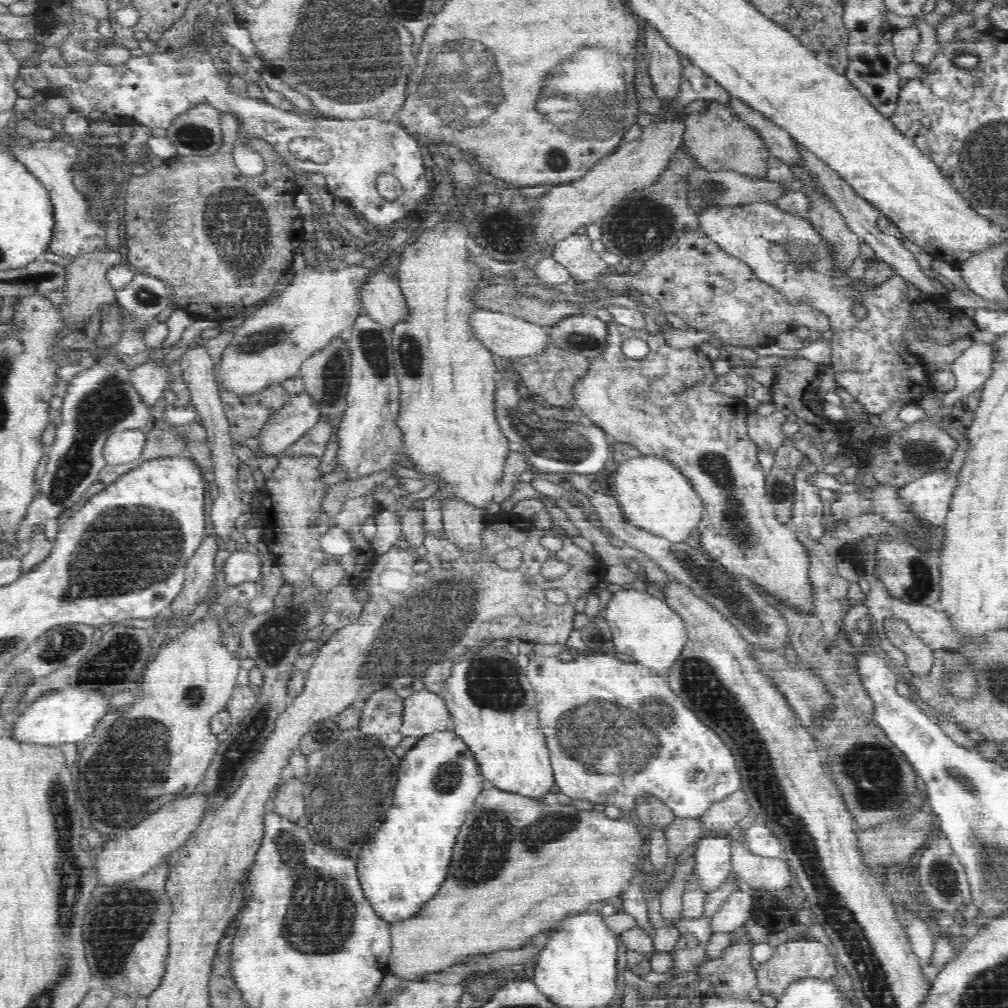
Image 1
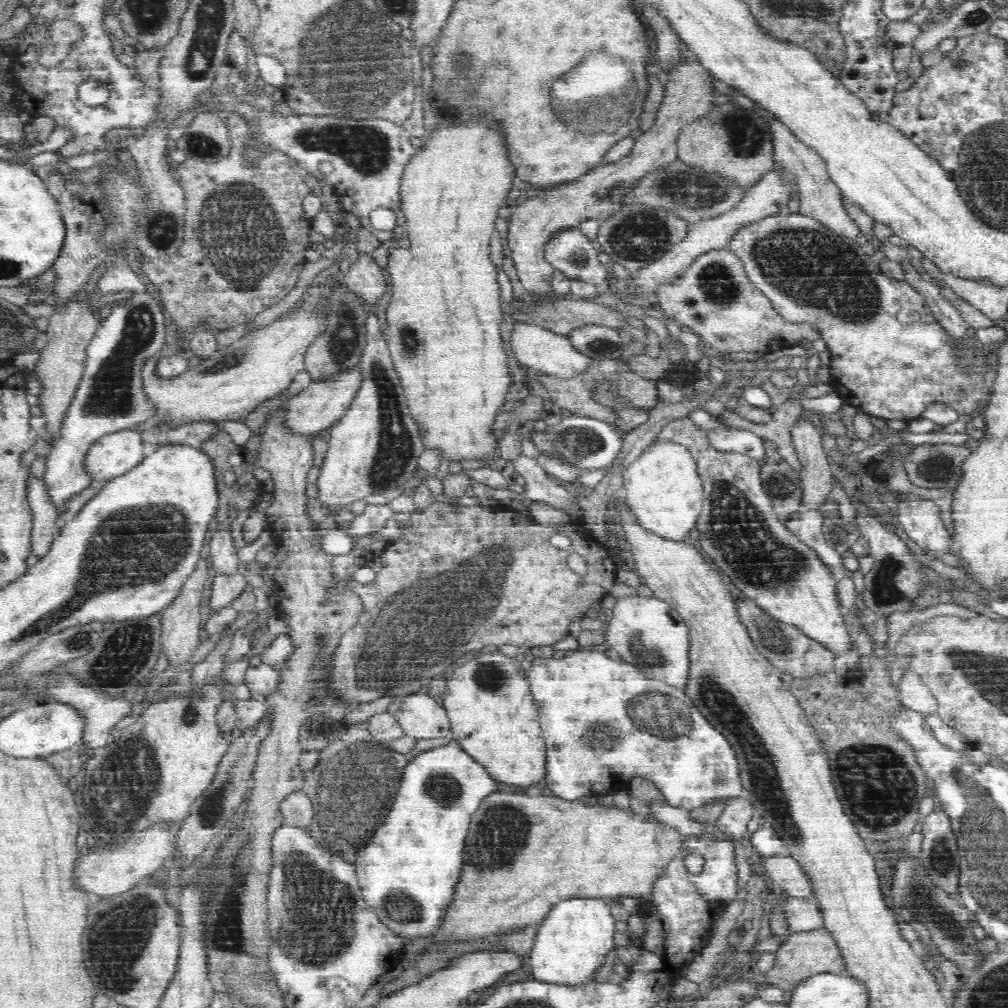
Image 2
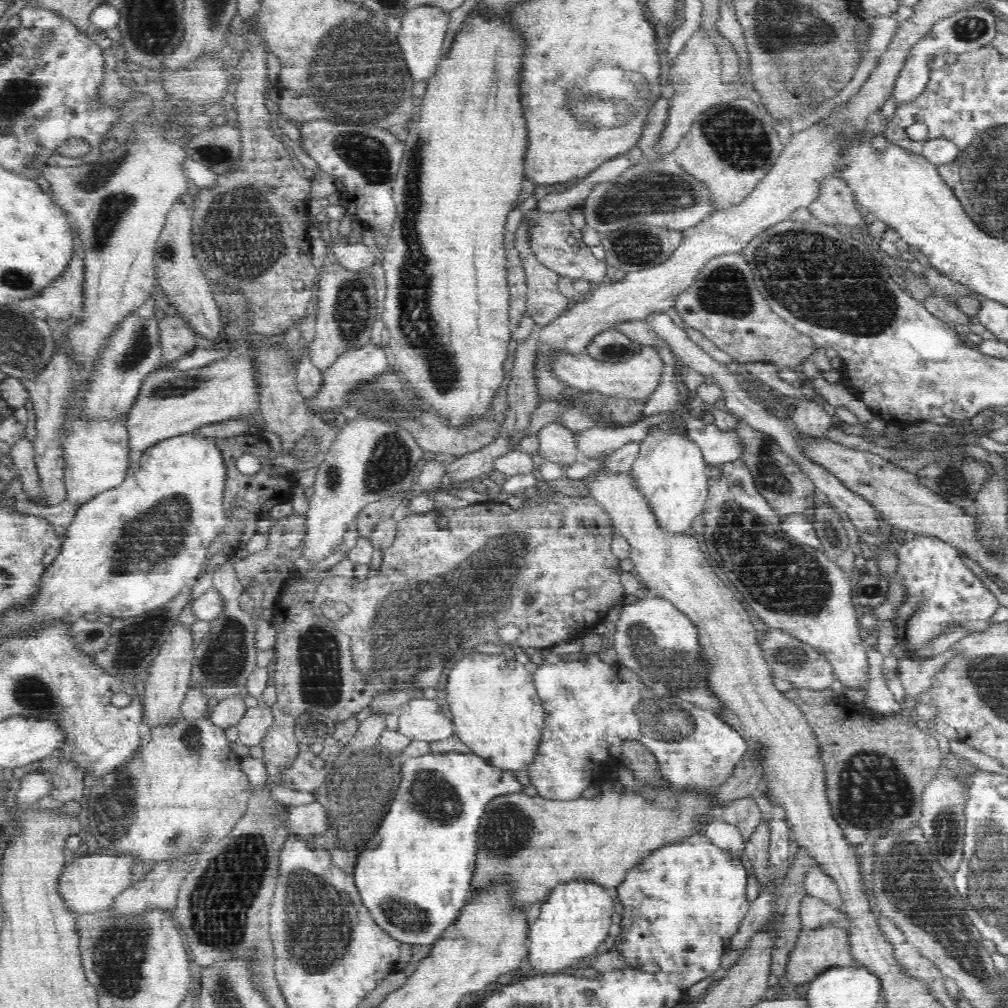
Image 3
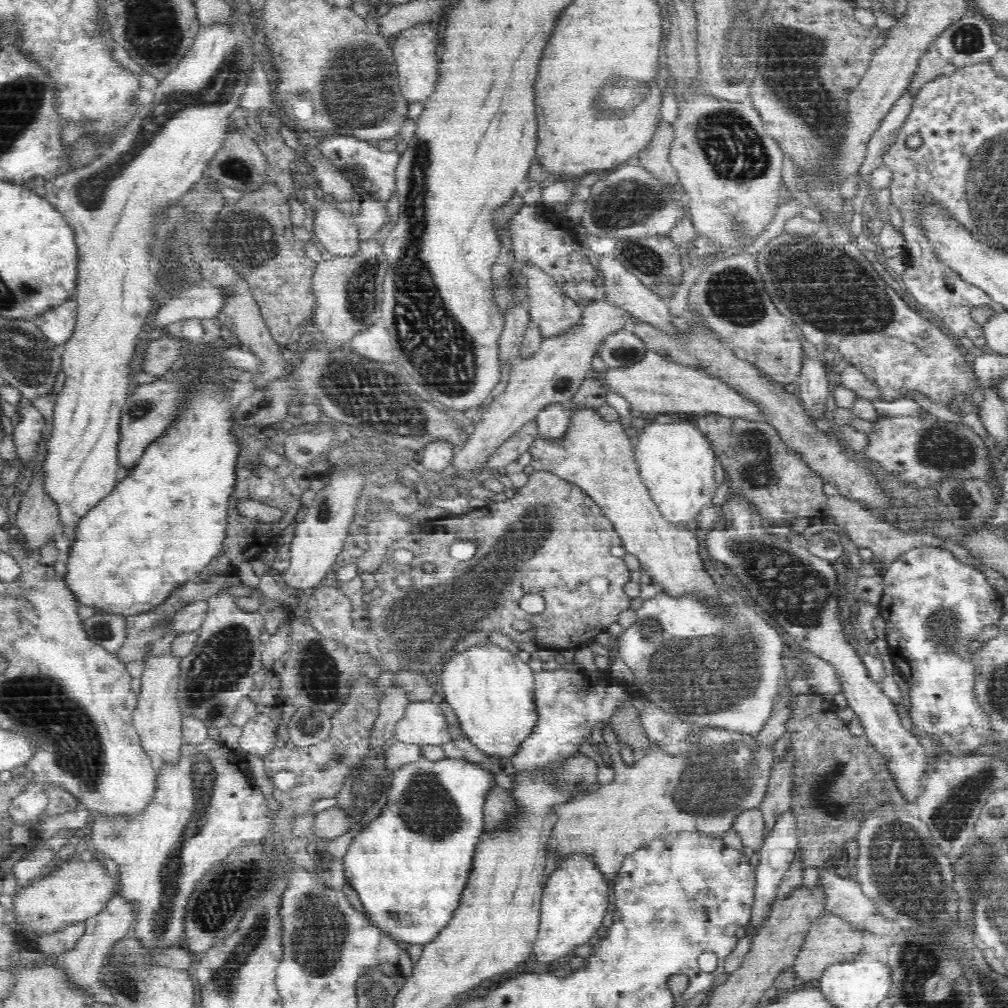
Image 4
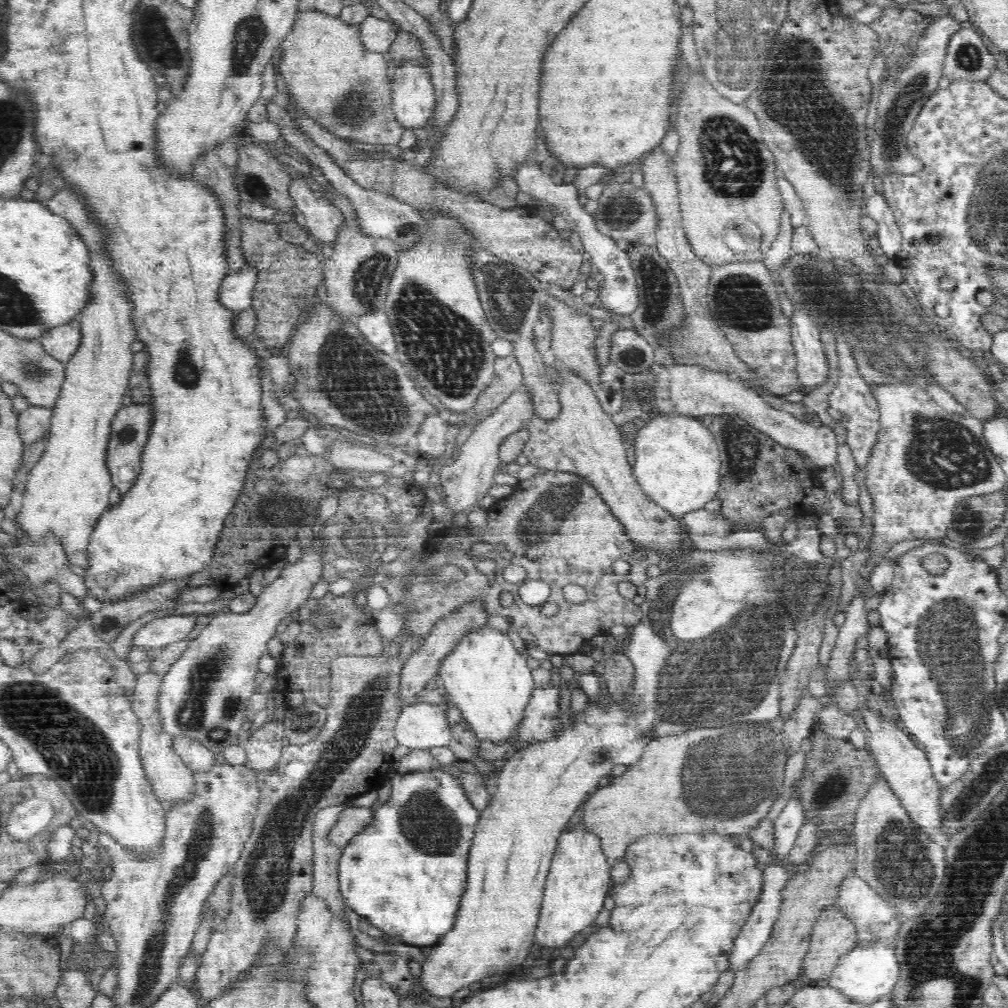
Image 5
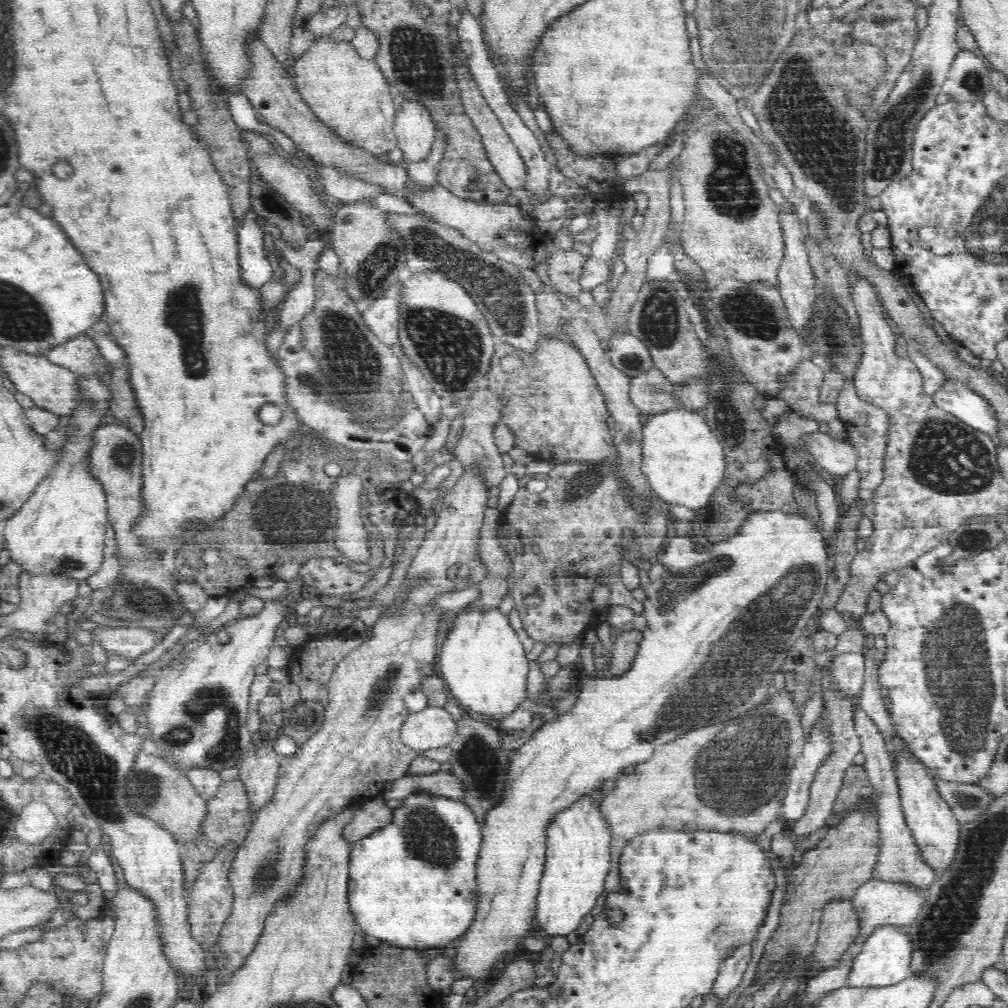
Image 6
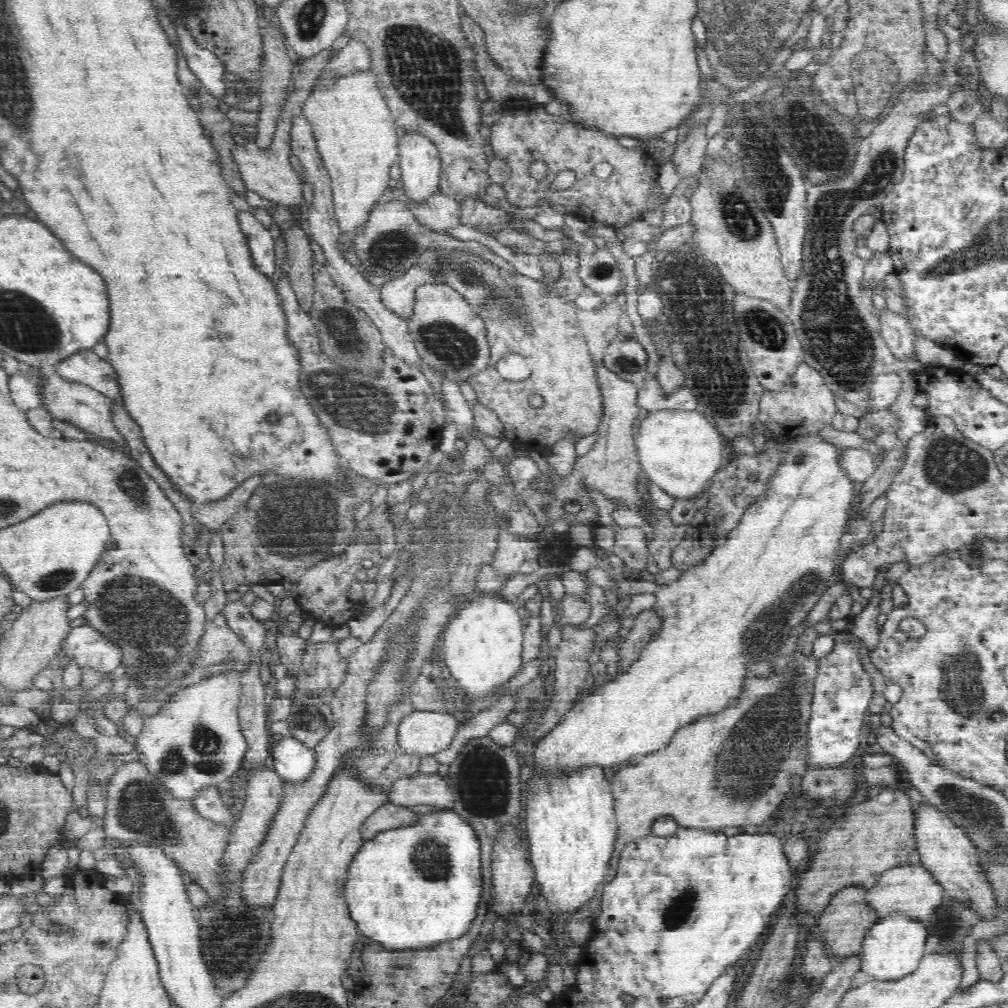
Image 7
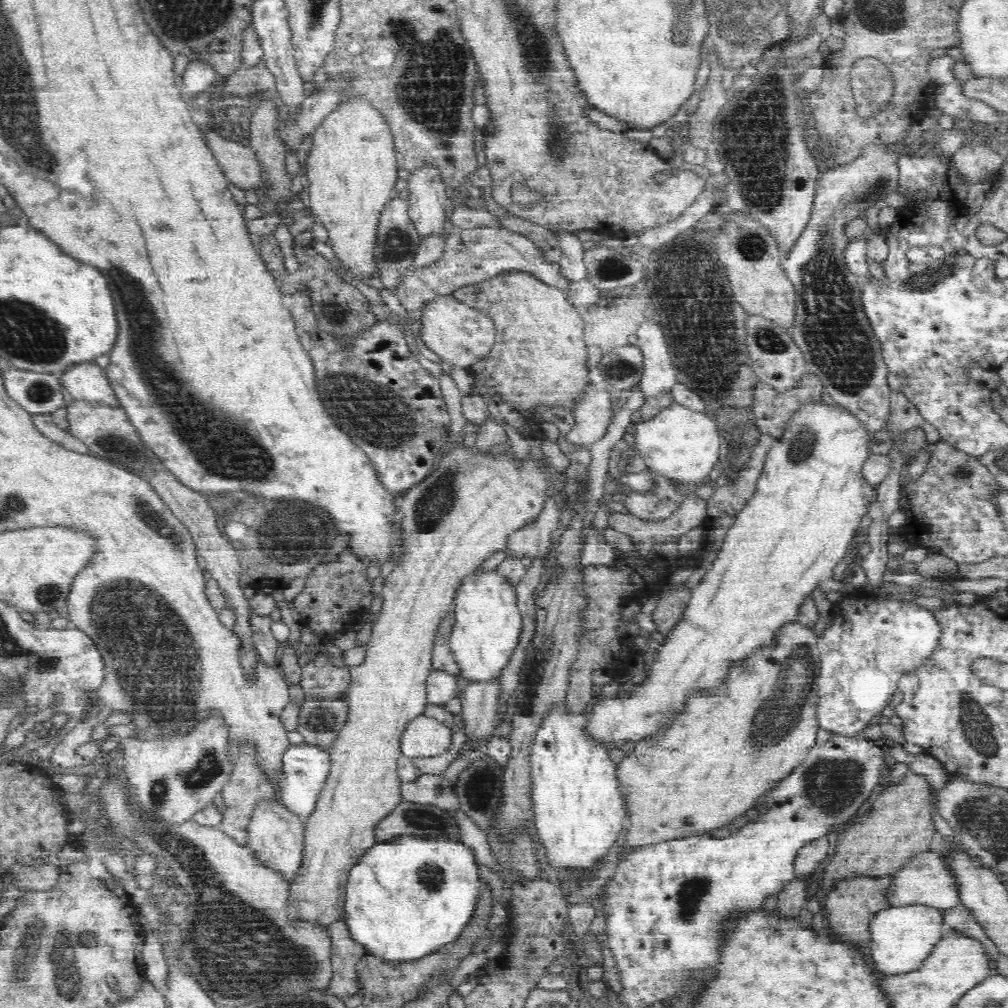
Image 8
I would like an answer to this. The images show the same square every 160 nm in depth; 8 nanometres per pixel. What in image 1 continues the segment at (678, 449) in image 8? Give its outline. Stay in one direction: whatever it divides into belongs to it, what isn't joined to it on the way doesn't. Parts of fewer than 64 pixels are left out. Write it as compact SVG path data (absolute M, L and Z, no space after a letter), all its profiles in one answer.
M640 456L619 464L611 486L617 492L617 500L624 517L634 526L672 542L690 541L690 532L697 528L702 518L703 504L696 489L672 466L668 459Z

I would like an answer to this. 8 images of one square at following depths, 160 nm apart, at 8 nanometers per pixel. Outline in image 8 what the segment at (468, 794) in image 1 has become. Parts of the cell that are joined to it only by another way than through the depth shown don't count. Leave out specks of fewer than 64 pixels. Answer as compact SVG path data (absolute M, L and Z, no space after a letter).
M394 836L392 841L377 843L353 865L345 885L345 917L351 937L365 948L367 954L381 958L391 966L418 960L438 952L444 944L460 937L470 924L481 888L478 864L472 850L459 838L426 838Z

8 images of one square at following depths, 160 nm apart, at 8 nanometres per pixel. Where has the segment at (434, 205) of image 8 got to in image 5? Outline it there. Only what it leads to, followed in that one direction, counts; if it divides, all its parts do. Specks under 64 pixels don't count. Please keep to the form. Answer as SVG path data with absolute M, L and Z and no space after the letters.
M402 62L392 81L392 110L403 130L424 130L435 109L430 71L415 62Z

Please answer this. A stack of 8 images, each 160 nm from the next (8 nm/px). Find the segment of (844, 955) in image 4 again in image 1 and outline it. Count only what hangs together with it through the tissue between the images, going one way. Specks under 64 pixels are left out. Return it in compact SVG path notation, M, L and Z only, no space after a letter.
M798 936L792 940L782 943L773 948L771 958L755 970L757 976L757 987L762 995L769 994L776 999L779 999L788 988L790 983L800 979L822 979L832 980L835 978L838 968L836 961L826 944L810 937L806 939Z

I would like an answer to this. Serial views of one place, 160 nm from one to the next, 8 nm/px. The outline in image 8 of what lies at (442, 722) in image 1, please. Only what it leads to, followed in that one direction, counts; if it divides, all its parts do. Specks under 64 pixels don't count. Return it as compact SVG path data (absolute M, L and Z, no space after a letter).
M423 714L408 720L400 736L400 750L413 761L448 752L452 729Z

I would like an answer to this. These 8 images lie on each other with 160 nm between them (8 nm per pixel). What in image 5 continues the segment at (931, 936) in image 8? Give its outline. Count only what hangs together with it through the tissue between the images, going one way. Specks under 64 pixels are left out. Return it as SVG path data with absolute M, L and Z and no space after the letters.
M875 942L854 947L842 955L825 983L840 991L840 994L852 1002L866 1006L878 1002L883 996L890 995L899 976L900 963L897 962L894 948L882 942Z

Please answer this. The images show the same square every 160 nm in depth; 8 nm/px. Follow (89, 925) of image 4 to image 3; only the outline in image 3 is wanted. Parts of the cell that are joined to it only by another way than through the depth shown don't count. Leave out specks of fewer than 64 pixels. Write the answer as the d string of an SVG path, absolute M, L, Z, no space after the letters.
M189 853L186 857L166 861L164 864L156 864L146 875L145 880L131 884L113 900L115 914L123 914L123 916L140 914L140 912L146 912L146 909L168 909L172 911L177 904L177 894L181 884L188 872L192 870L196 858L198 858L196 853Z

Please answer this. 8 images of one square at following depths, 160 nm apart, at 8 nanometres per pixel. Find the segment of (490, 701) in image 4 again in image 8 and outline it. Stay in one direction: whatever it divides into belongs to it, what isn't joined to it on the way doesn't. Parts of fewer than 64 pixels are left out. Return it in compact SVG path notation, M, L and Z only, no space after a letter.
M495 569L474 571L463 580L453 598L455 623L449 634L448 646L456 659L458 673L468 680L500 678L503 668L519 643L523 627L518 608L516 588L506 583Z

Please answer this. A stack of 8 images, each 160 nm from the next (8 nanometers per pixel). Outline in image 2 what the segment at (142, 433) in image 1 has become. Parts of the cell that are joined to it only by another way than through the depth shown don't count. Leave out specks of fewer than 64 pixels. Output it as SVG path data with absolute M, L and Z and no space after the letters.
M124 429L96 440L96 443L93 444L93 447L88 450L88 454L85 456L85 470L91 476L92 482L100 483L105 480L107 483L113 478L130 472L132 468L142 462L144 457L141 429Z

